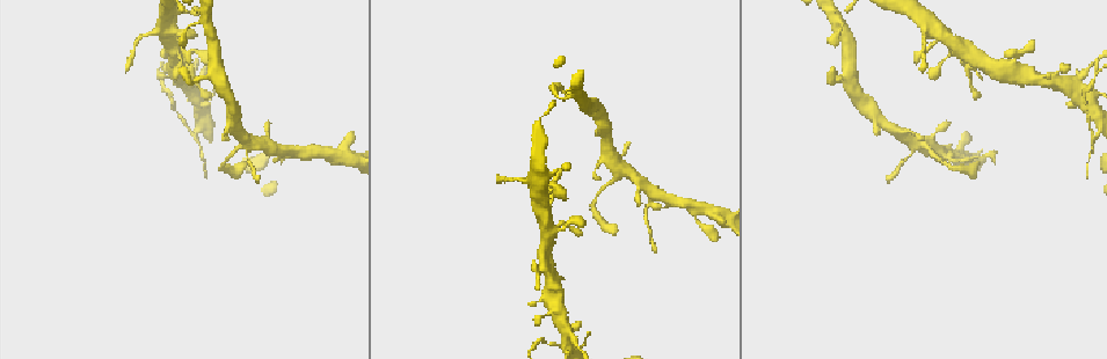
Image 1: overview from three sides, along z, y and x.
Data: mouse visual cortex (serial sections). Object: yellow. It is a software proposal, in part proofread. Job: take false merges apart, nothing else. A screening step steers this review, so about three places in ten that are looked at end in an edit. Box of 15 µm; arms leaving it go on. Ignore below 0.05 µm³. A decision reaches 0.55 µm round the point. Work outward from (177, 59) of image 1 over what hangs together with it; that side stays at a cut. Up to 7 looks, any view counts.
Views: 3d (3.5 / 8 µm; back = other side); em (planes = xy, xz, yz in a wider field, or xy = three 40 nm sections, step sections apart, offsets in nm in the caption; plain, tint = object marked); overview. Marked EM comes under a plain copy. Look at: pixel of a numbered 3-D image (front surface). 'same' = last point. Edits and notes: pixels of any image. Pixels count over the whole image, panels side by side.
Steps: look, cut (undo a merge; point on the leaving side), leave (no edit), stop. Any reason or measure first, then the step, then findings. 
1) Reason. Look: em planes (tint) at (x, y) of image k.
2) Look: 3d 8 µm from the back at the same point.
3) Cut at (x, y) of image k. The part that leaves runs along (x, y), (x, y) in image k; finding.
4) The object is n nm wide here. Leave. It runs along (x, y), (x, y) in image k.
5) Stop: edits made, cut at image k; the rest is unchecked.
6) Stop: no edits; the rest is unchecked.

Thick turns thin. Look: 3d 3.5 µm at (151, 33) of image 1.

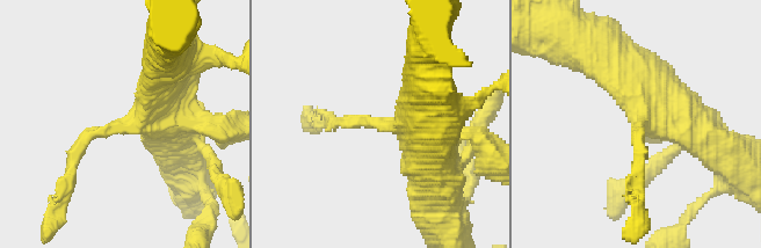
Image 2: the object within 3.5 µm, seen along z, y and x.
Look: em xy step 1 (tint) at (126, 125) of image 2.

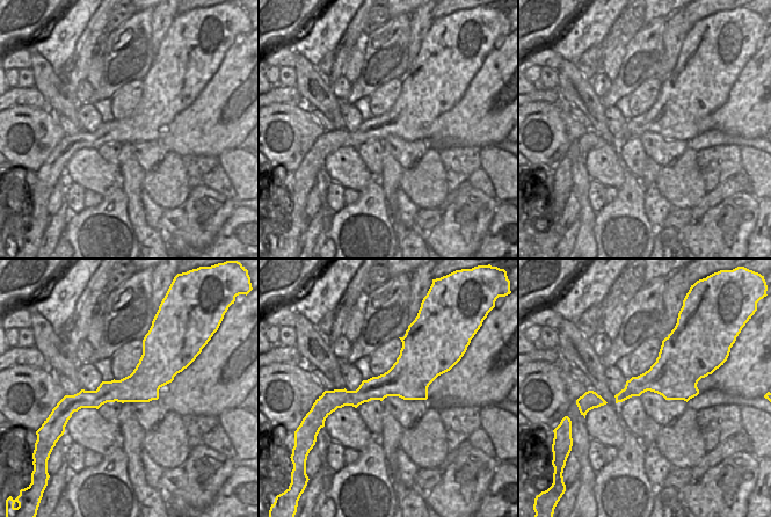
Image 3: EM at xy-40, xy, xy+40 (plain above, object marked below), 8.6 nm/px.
The arms are 150, 700 nm wide. Leave. It runs along (445, 368), (328, 398) in image 3; continuous, no second cell.

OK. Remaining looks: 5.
Thin arm on a thick one. Look: 3d 3.5 µm at (195, 93) of image 1.

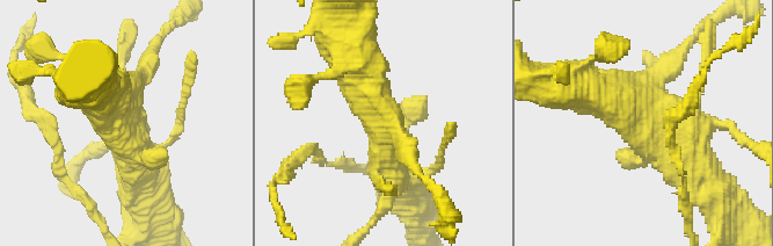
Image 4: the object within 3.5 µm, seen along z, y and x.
Shape alone is not enough. Look: em xy step 1 (tint) at (661, 117) of image 4.

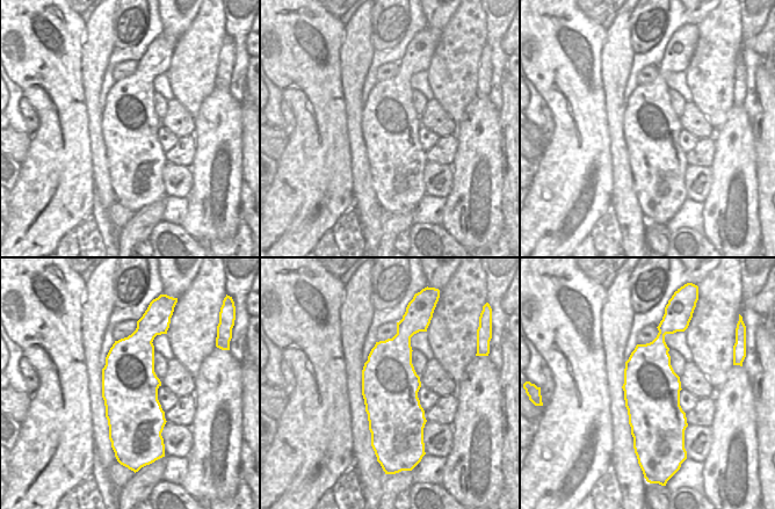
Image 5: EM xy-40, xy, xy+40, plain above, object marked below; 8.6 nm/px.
Leave. It runs along (596, 94), (655, 115), (706, 180) in image 4; all the same cell.

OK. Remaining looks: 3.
Thick turns thin. Look: 3d 3.5 µm at (194, 137) of image 1.

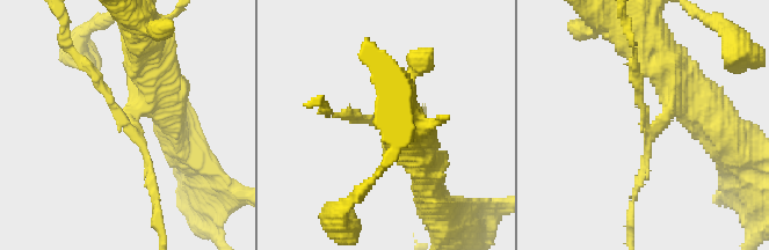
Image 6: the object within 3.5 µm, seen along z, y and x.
Cut at (101, 87) of image 6. The part that leaves runs along (129, 118), (75, 51) in image 6; a second cell is stuck on.

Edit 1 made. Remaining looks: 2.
Stop: edits made, cut at image 6; the rest is unchecked.

